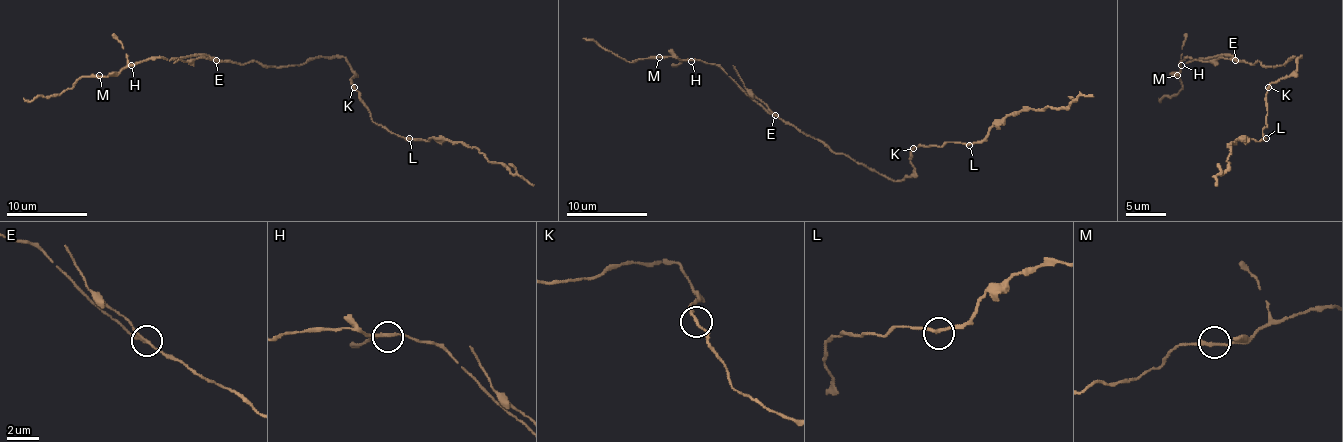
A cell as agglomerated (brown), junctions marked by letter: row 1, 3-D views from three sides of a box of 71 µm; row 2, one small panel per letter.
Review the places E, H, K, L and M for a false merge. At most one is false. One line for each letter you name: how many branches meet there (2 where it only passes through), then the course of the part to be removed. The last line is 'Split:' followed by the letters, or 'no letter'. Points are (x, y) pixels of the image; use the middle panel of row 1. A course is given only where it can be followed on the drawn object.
E: branches 3; course (776, 115), (747, 89), (733, 65)
Split: E

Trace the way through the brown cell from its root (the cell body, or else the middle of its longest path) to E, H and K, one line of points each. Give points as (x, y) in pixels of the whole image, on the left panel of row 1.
E: (301, 65), (264, 67), (256, 61), (234, 63), (216, 59)
H: (301, 65), (264, 67), (256, 61), (234, 63), (206, 55), (170, 59), (152, 57), (131, 65)
K: (301, 65), (317, 57), (343, 57), (353, 71), (353, 87)

